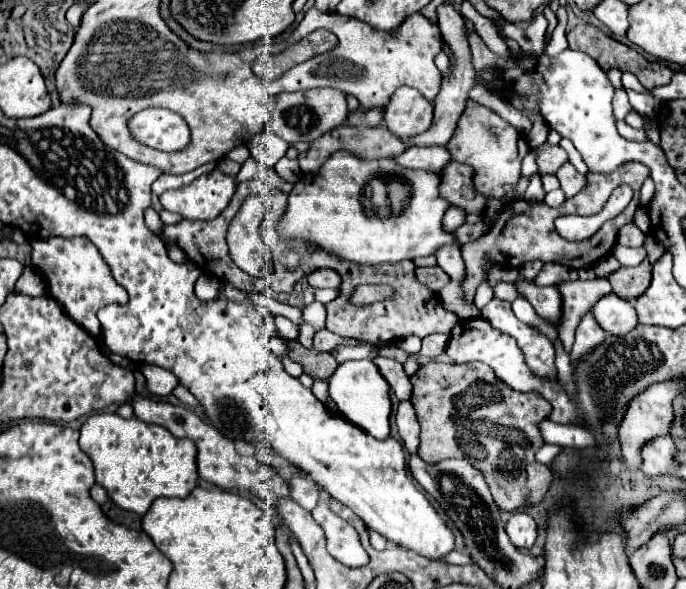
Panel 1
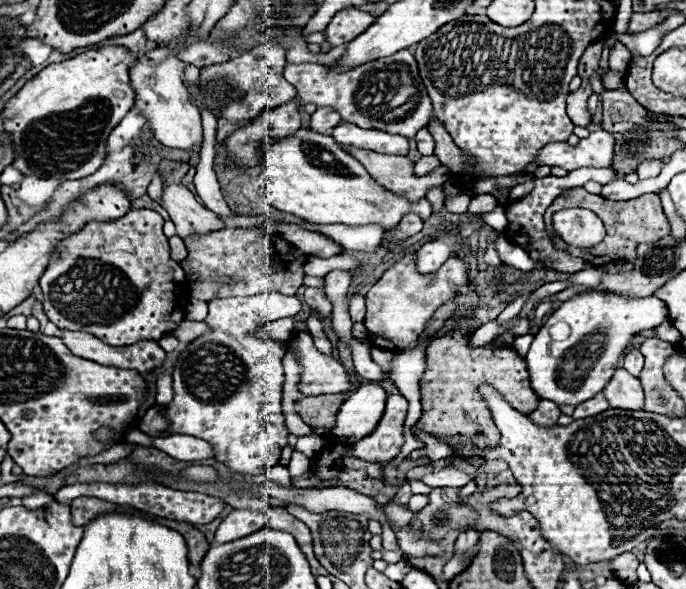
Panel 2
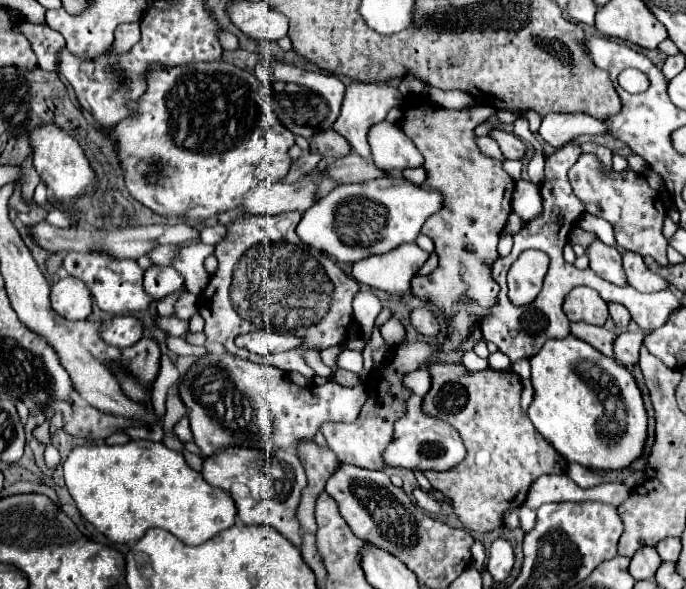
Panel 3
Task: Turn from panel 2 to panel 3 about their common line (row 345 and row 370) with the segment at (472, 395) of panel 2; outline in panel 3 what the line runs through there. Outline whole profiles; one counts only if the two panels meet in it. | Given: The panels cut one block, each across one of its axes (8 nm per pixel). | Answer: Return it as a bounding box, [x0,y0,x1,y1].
[424,364,566,532]

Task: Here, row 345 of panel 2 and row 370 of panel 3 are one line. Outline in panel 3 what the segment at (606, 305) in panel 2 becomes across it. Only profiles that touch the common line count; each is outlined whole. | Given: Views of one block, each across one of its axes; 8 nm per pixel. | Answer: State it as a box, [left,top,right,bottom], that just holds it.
[528,334,648,470]

